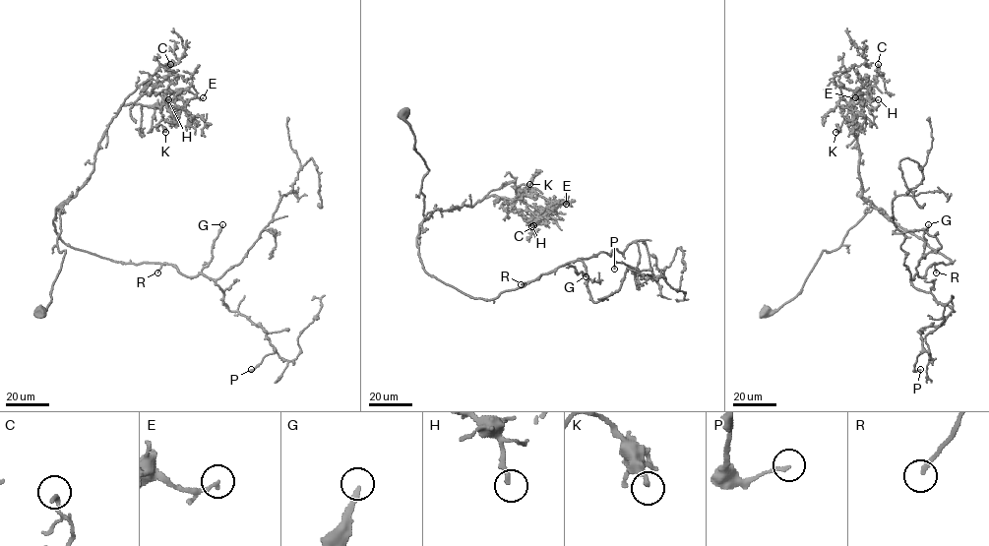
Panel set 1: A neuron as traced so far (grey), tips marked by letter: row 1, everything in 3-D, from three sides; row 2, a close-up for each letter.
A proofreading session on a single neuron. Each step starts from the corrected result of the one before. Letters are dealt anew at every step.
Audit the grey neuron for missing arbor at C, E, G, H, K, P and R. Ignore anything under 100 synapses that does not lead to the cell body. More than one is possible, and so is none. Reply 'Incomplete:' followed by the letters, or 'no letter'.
Incomplete: G, H, R

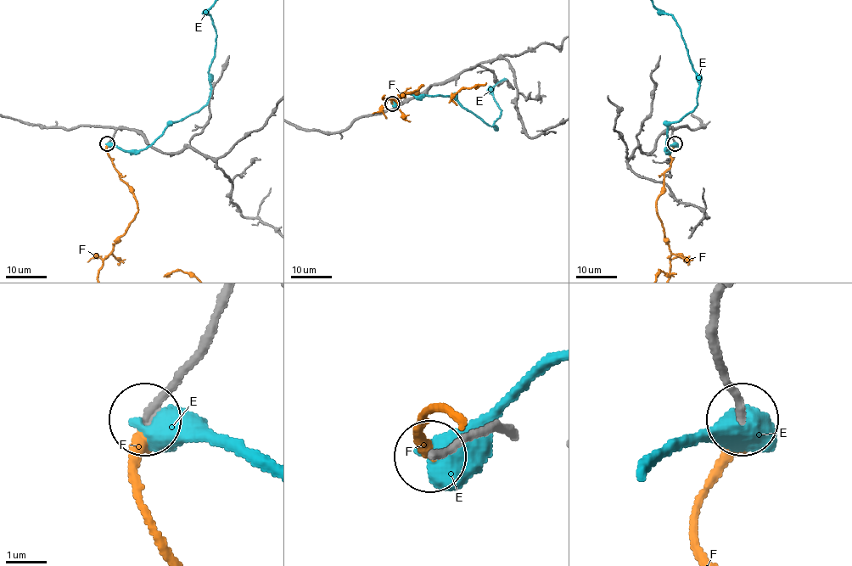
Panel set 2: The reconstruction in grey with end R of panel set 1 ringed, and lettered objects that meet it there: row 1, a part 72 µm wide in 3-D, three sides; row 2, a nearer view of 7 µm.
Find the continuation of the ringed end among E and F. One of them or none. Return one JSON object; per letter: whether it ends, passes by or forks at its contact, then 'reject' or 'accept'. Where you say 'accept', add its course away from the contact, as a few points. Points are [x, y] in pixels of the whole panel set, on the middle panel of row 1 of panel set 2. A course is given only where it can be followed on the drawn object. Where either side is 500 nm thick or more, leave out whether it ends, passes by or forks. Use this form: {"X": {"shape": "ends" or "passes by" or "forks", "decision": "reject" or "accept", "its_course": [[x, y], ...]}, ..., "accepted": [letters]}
{"E": {"decision": "reject"}, "F": {"shape": "ends", "decision": "accept"}, "accepted": ["F"]}

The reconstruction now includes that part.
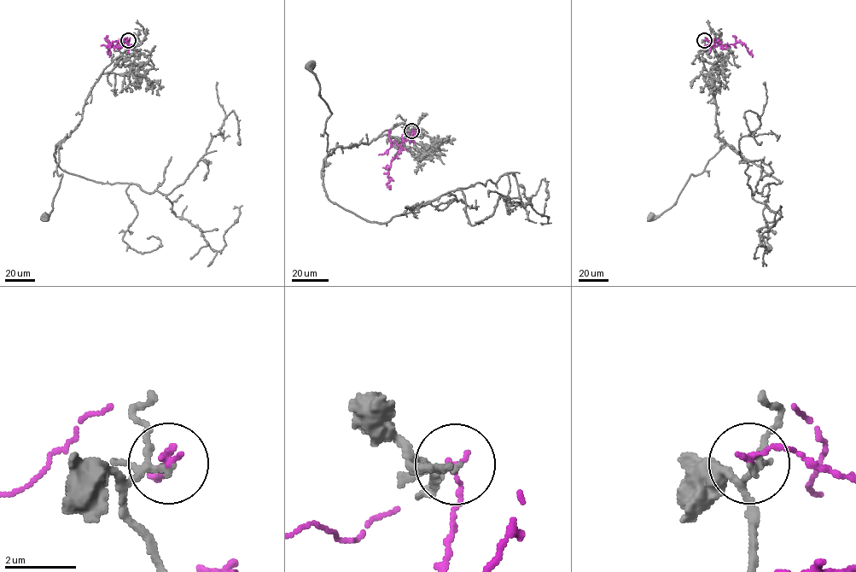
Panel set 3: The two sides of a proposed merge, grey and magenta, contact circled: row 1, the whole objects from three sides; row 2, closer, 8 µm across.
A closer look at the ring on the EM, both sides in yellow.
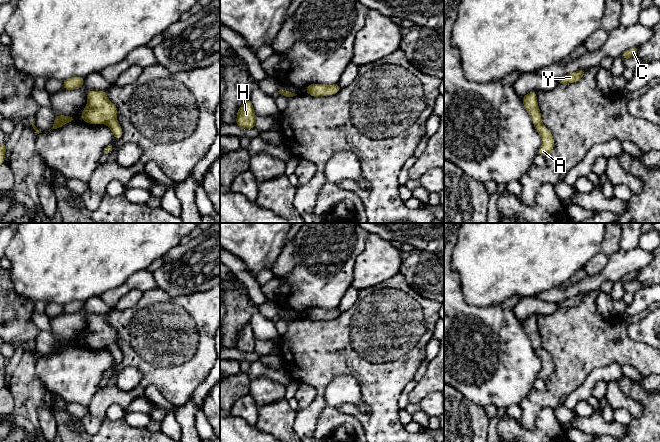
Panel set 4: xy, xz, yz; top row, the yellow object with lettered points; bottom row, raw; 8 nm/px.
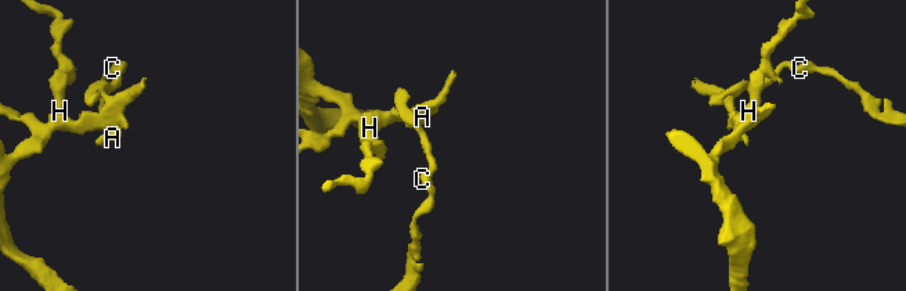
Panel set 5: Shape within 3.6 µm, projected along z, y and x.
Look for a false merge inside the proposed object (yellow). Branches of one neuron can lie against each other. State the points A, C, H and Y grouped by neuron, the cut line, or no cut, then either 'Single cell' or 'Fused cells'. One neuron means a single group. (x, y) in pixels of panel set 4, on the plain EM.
Groups: A C H Y. No split. Single cell

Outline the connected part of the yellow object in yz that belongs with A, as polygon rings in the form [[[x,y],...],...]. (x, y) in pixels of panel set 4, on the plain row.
[[[531,315],[522,322],[522,325],[525,333],[532,342],[535,353],[540,358],[542,363],[542,369],[538,374],[538,378],[546,381],[554,373],[554,363],[551,356],[541,345],[541,338],[537,327],[536,317],[536,315]]]

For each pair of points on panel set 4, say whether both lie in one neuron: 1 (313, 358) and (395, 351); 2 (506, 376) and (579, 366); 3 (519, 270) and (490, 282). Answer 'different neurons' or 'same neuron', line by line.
1: same neuron
2: different neurons
3: same neuron

